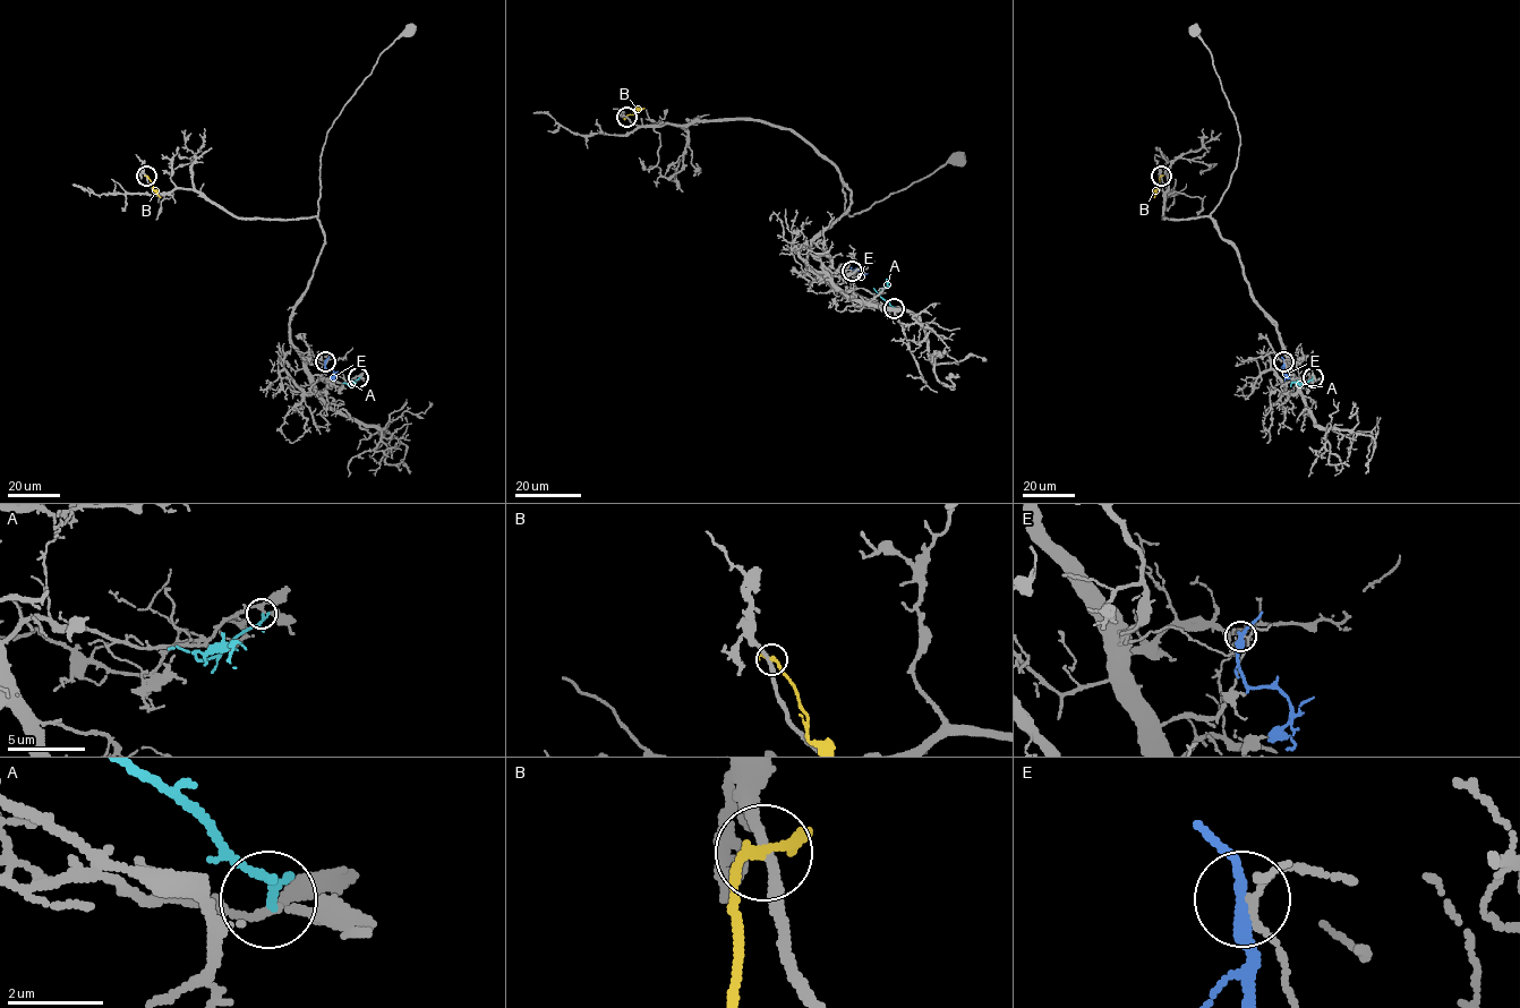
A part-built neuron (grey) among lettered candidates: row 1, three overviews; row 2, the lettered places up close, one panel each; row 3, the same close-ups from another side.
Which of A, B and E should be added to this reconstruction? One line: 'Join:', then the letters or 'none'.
Join: none

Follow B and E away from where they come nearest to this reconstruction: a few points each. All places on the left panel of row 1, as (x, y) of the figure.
B: (146, 176), (161, 197)
E: (325, 360), (325, 367), (333, 373), (330, 378)

